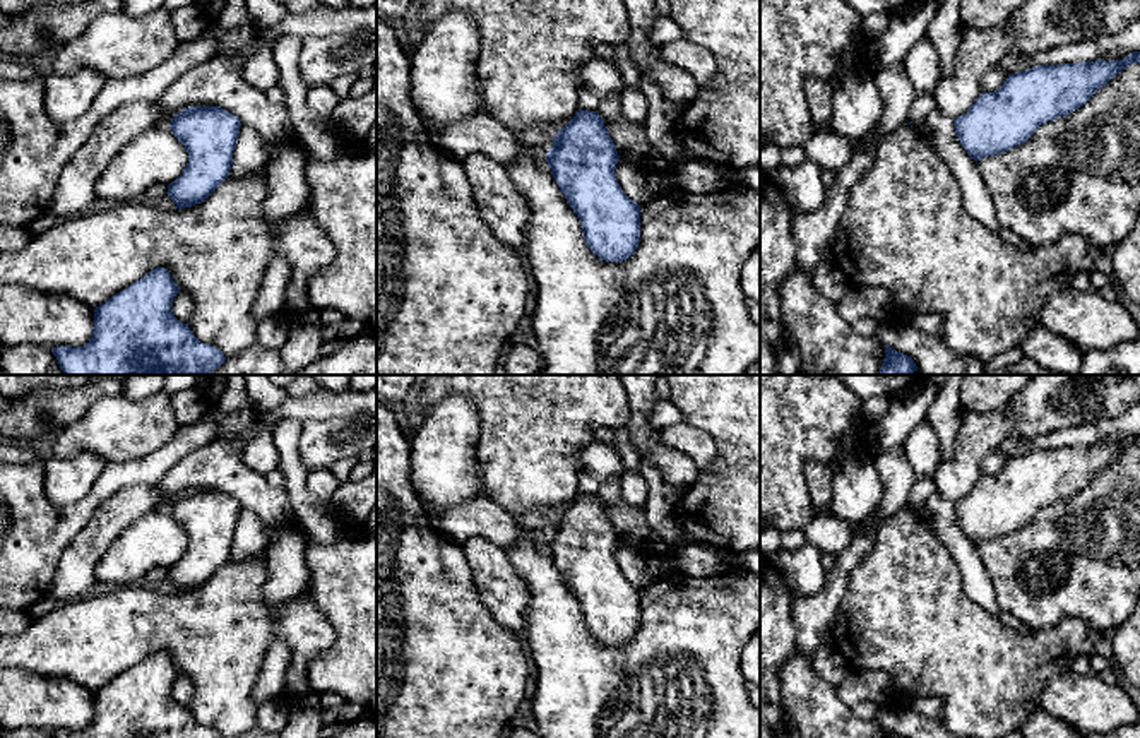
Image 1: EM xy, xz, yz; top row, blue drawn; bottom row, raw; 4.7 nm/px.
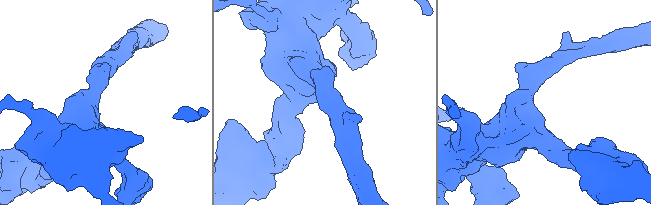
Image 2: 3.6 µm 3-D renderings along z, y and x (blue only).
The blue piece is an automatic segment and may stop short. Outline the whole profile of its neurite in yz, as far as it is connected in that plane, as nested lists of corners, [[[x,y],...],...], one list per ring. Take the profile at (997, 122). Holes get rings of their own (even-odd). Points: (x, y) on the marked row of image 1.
[[[1140,51],[1123,60],[1036,65],[1010,74],[995,92],[981,92],[965,115],[953,120],[955,134],[977,163],[1006,152],[1046,122],[1084,106],[1123,68],[1140,63]]]

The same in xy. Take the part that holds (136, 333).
[[[156,267],[108,301],[94,308],[92,337],[84,346],[56,346],[63,375],[211,375],[226,356],[216,346],[200,342],[171,307],[180,293],[164,267]]]

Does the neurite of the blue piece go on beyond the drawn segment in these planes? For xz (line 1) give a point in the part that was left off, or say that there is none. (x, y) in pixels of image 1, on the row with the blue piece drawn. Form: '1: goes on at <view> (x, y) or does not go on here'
1: does not go on here

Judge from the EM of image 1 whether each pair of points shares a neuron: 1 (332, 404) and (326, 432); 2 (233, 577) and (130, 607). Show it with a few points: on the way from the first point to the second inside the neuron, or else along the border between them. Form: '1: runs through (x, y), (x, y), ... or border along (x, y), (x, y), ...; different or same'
1: border along (358, 415), (307, 420), (302, 425); different
2: runs through (207, 603), (201, 610), (156, 610); same

